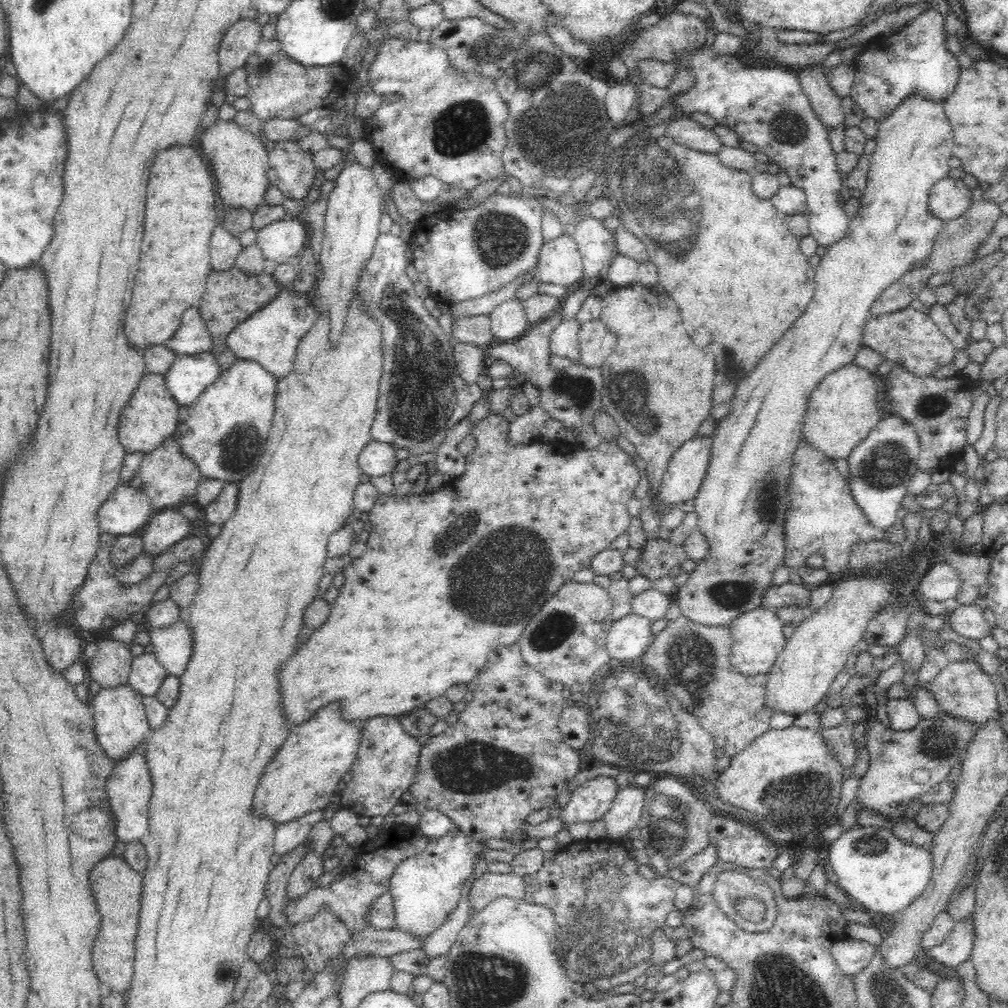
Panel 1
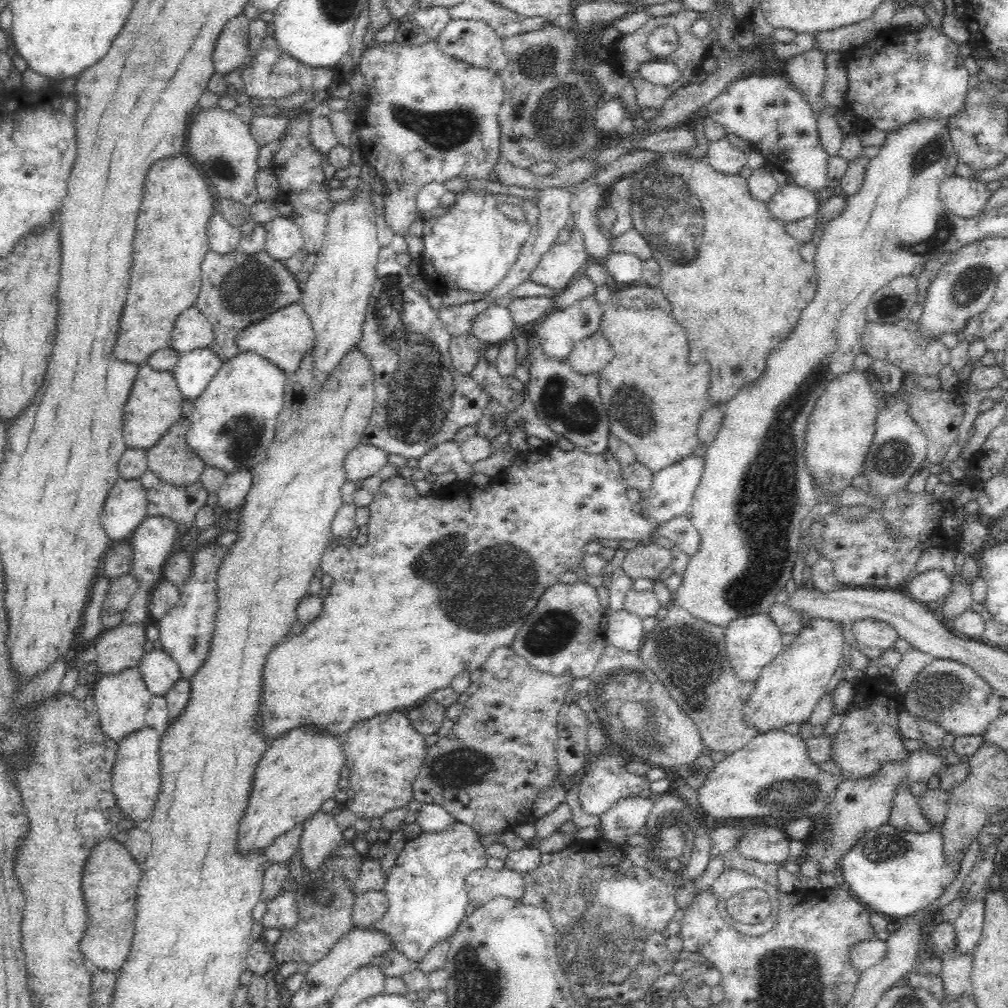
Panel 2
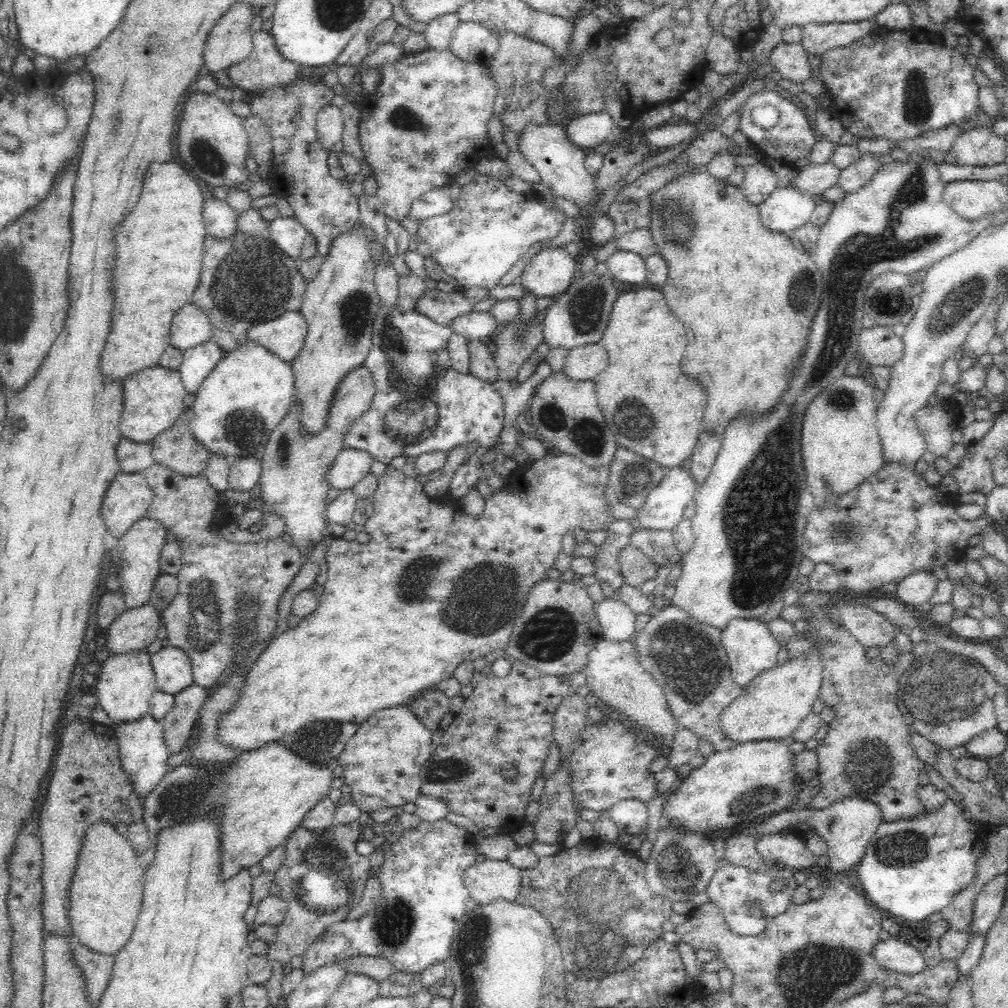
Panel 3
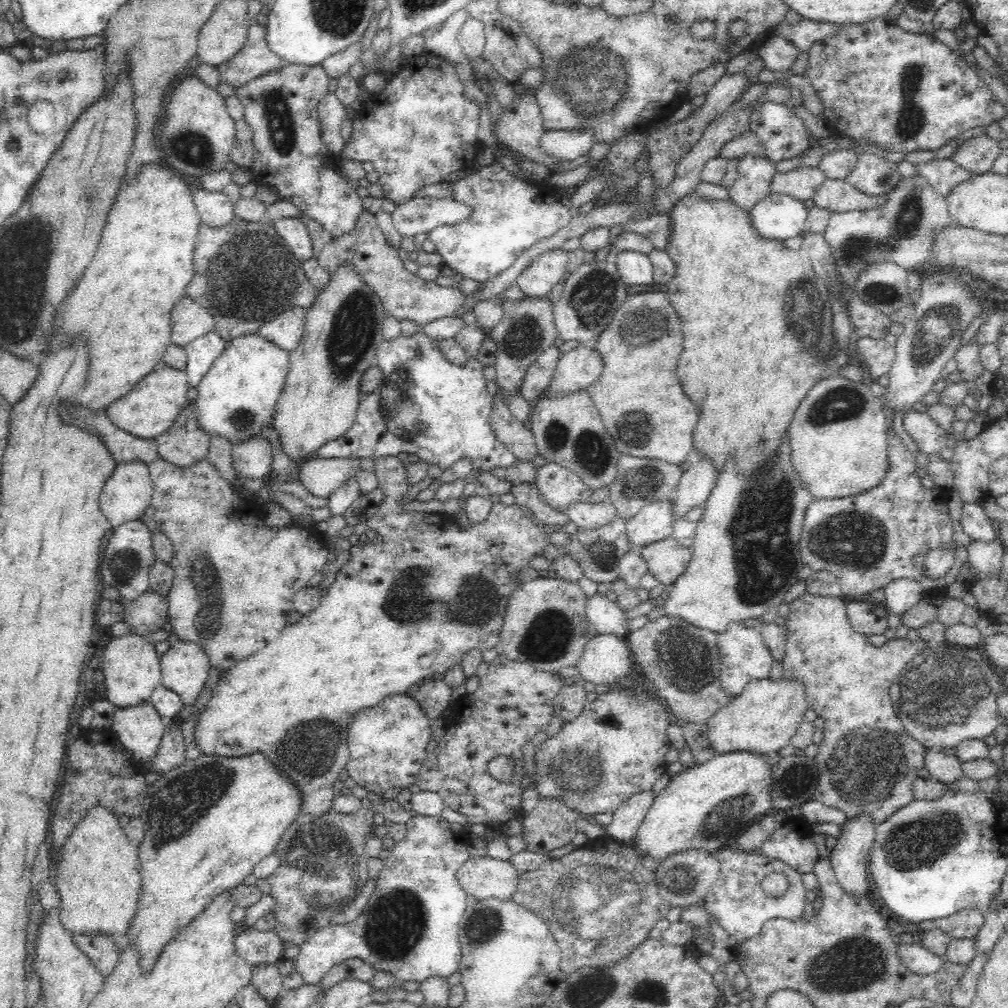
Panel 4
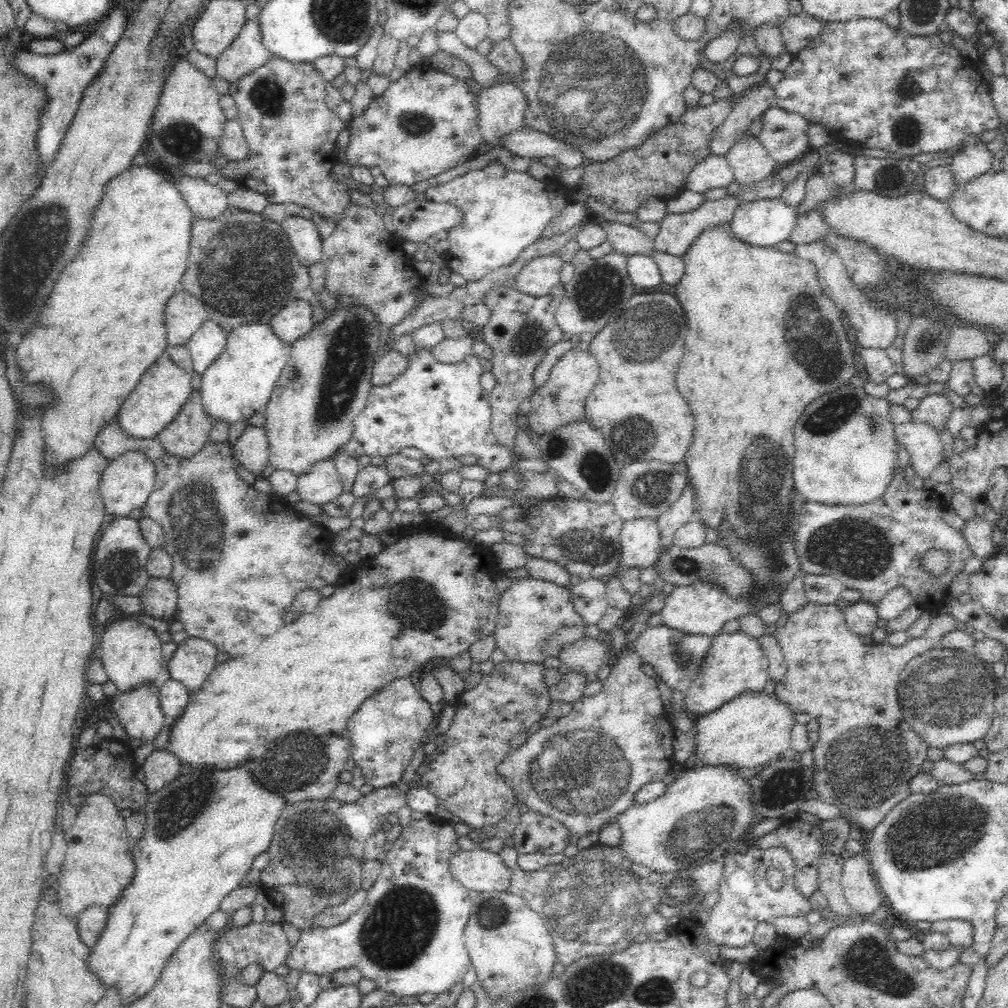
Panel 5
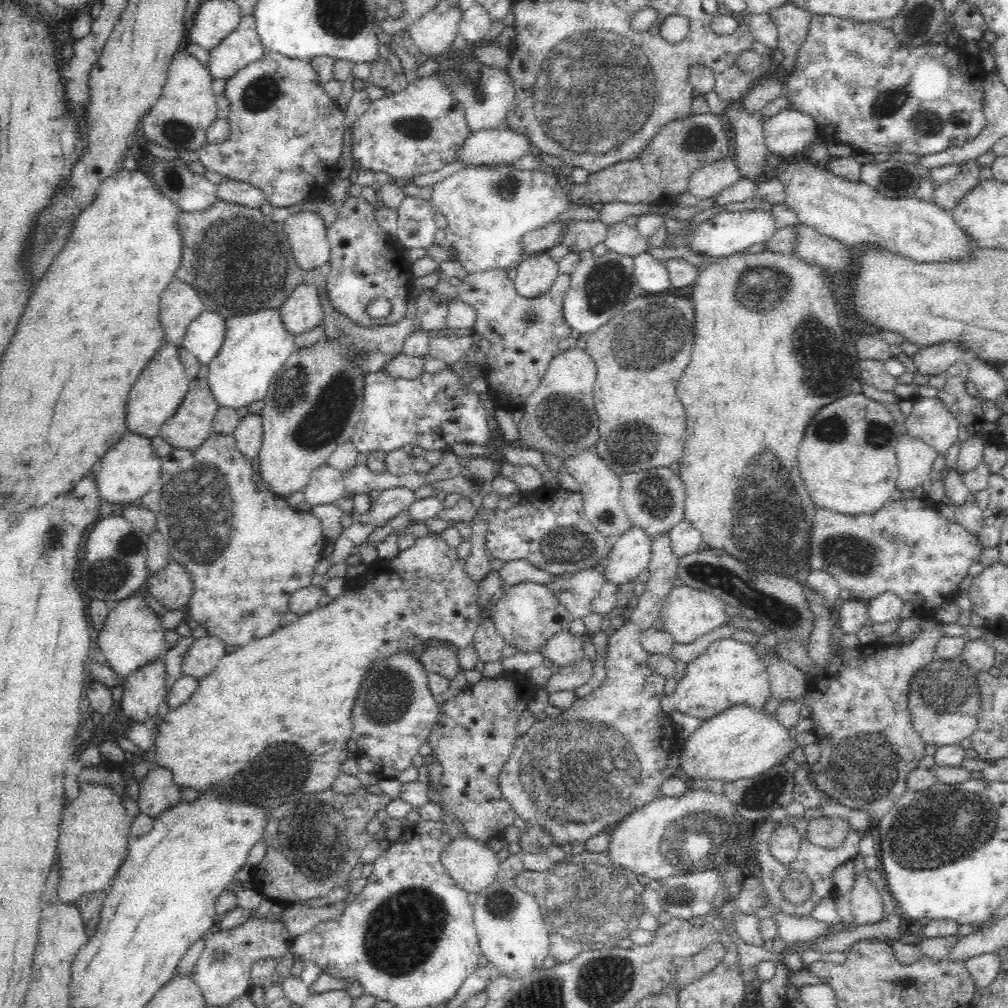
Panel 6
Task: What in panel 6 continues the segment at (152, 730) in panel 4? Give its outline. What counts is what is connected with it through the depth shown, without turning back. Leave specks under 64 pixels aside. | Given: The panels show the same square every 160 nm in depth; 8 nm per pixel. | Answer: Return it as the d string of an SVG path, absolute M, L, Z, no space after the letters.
M162 660L142 666L127 676L122 683L122 697L118 701L124 716L136 722L146 722L155 717L164 708L163 700L168 692L165 678L166 669Z

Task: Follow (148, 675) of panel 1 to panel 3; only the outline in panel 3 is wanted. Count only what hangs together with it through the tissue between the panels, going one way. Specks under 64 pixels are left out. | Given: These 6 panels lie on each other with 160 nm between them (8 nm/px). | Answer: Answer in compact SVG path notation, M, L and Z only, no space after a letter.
M167 645L148 656L157 690L176 695L193 684L190 661L184 650Z

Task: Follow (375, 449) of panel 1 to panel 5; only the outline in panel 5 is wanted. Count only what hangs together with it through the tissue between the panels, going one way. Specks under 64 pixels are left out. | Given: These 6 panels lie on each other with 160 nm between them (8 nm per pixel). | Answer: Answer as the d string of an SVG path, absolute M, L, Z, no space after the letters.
M332 458L316 462L306 474L297 478L300 500L323 505L343 494L343 487Z

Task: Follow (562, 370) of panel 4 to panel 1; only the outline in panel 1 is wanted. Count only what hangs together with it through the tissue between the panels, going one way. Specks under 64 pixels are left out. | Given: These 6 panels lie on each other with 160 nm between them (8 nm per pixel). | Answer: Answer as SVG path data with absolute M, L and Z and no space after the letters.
M599 318L583 322L578 330L582 365L601 366L617 345L617 334Z

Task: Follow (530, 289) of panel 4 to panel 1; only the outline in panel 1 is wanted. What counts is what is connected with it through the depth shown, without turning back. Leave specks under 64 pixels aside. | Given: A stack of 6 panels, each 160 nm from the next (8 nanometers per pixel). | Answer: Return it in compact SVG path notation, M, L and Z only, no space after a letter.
M562 234L543 242L533 278L546 284L561 284L570 288L582 278L582 257L572 235Z

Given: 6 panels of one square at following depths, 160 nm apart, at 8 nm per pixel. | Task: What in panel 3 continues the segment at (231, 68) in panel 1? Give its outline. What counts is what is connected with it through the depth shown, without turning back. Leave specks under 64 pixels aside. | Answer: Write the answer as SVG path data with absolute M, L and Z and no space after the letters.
M238 1L208 35L204 62L213 75L220 77L229 66L244 61L252 52L254 31L250 29L251 9L250 5Z

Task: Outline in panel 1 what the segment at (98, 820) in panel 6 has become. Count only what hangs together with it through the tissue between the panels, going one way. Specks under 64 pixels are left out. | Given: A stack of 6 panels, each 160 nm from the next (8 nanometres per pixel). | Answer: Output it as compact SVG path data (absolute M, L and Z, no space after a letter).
M110 854L95 864L90 873L92 895L102 916L102 928L93 946L92 959L99 982L104 982L110 992L126 994L132 980L135 962L135 942L138 932L142 900L142 876L130 868L123 857Z

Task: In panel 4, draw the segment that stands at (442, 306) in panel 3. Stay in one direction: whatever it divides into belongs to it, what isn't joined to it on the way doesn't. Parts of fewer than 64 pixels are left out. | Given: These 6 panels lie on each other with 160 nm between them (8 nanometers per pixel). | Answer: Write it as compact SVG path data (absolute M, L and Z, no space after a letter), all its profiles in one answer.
M362 212L355 228L346 234L331 239L318 253L320 264L332 275L336 266L347 262L361 274L366 284L374 289L382 301L385 314L398 320L414 320L419 326L444 317L454 317L463 309L467 296L456 287L439 286L435 281L426 281L404 269L398 253L388 243L391 235L378 226L377 218L369 212Z

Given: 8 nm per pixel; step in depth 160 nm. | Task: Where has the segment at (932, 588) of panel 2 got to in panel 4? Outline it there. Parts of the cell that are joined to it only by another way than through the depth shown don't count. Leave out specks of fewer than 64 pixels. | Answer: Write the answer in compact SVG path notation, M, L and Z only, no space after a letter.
M898 578L885 586L881 605L887 614L902 614L924 600L925 588L914 578Z

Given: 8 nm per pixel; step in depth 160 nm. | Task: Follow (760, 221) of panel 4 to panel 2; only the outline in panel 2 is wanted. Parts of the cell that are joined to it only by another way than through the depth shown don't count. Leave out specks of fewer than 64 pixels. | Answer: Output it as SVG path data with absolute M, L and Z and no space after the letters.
M789 183L779 187L766 203L772 216L785 224L816 215L818 209L818 200L814 193Z

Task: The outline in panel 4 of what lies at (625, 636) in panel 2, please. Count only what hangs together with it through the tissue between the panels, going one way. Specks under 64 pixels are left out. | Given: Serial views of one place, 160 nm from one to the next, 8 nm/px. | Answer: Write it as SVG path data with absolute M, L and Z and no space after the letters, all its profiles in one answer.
M594 594L587 598L587 619L596 632L624 638L628 634L628 616L626 611L606 595Z

